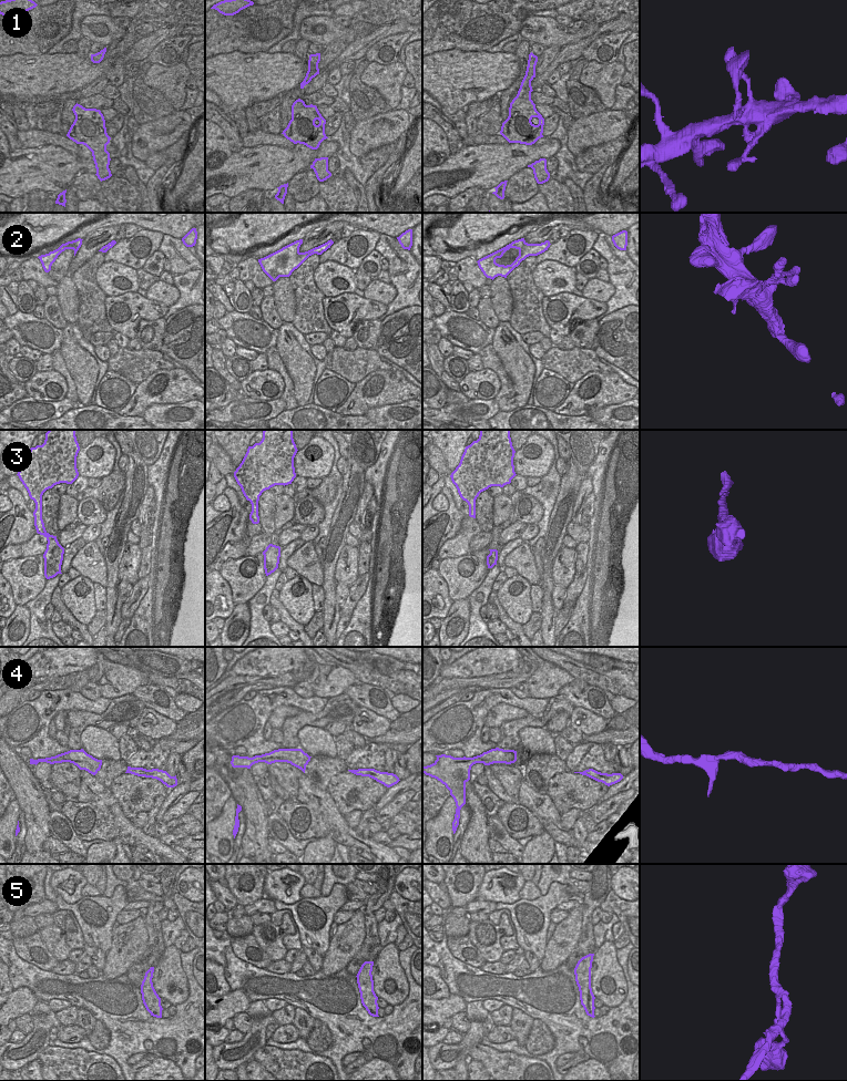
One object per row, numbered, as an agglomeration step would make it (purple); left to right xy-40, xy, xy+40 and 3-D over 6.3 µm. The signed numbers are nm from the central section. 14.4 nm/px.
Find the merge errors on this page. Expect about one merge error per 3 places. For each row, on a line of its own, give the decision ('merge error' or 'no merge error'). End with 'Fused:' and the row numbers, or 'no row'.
1: no merge error
2: no merge error
3: no merge error
4: no merge error
5: no merge error
Fused: no row

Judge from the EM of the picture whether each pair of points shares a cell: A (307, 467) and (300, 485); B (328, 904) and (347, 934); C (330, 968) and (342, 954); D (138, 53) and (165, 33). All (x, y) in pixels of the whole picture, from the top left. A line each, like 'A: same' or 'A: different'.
A: different
B: different
C: same
D: same

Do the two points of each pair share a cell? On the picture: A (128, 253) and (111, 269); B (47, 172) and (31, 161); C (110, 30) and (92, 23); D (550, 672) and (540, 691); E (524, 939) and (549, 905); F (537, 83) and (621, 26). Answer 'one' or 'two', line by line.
A: two
B: one
C: one
D: one
E: one
F: one

